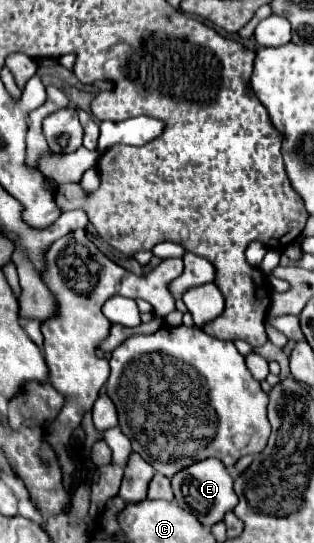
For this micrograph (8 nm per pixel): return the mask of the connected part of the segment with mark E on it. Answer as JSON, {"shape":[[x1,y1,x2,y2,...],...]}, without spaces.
{"shape":[[203,459,197,461,185,469,181,469,173,479,173,493,175,493,175,501,179,507,183,507,185,511,193,513,197,517,197,521,205,527,211,527,215,523,219,523,227,511,231,511,237,503,237,495,233,491,233,479,229,475,229,471,225,469,225,465,219,459]]}

